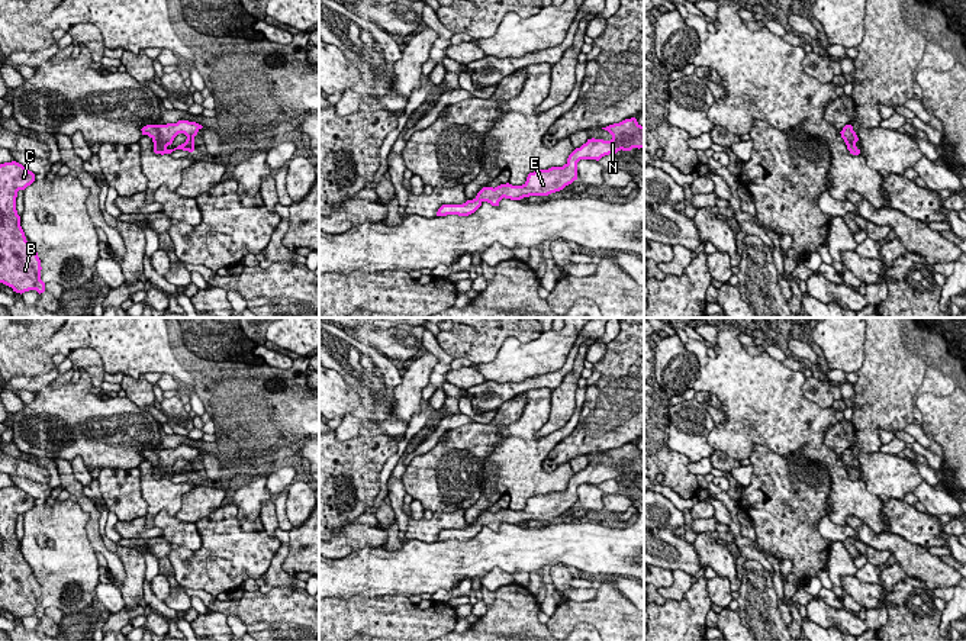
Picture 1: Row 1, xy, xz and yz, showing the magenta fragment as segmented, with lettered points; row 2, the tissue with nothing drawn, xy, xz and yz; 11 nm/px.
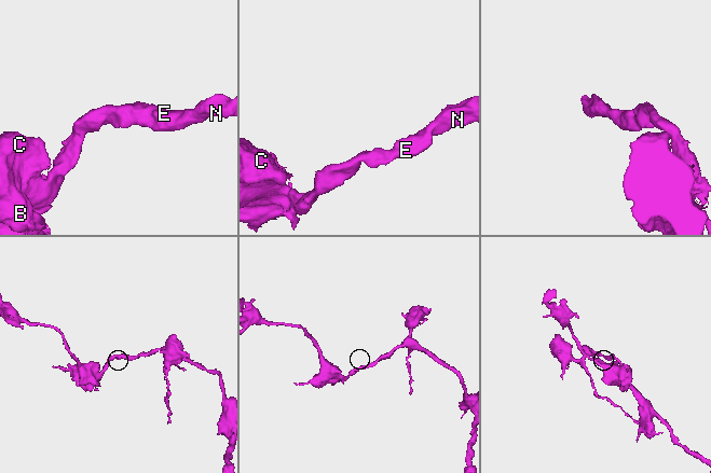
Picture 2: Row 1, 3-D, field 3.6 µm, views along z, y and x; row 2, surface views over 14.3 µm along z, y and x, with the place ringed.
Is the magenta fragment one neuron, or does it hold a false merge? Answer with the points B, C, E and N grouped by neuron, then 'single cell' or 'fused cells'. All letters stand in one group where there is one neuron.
B C E N; single cell

